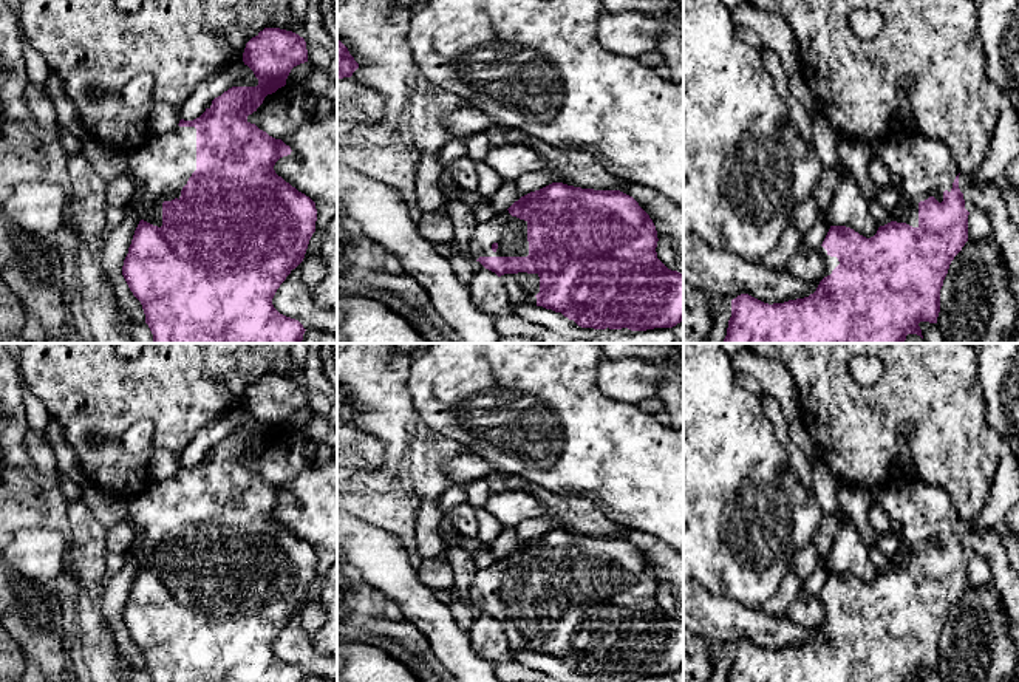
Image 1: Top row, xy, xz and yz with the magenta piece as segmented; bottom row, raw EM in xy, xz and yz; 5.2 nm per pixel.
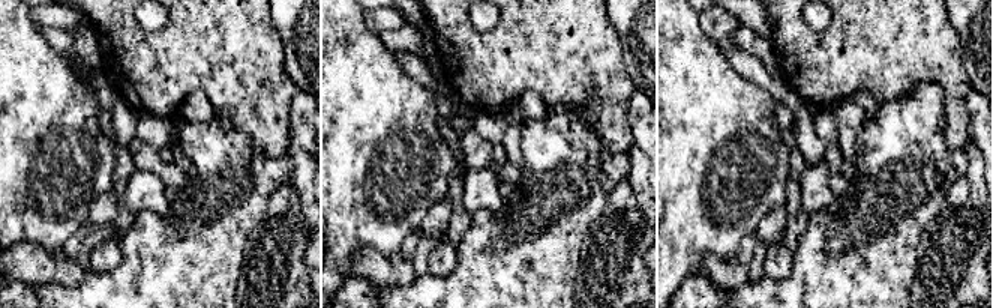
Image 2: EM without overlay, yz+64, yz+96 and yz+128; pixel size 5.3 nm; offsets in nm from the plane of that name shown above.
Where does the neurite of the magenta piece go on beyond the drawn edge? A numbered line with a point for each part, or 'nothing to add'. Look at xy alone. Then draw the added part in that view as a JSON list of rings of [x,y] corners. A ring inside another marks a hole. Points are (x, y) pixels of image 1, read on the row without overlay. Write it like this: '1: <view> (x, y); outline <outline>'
1: xy (160, 515); outline [[[176,473],[165,481],[150,481],[127,503],[127,521],[135,530],[128,557],[139,566],[162,572],[162,549],[179,546],[182,534],[196,517],[196,475]]]

